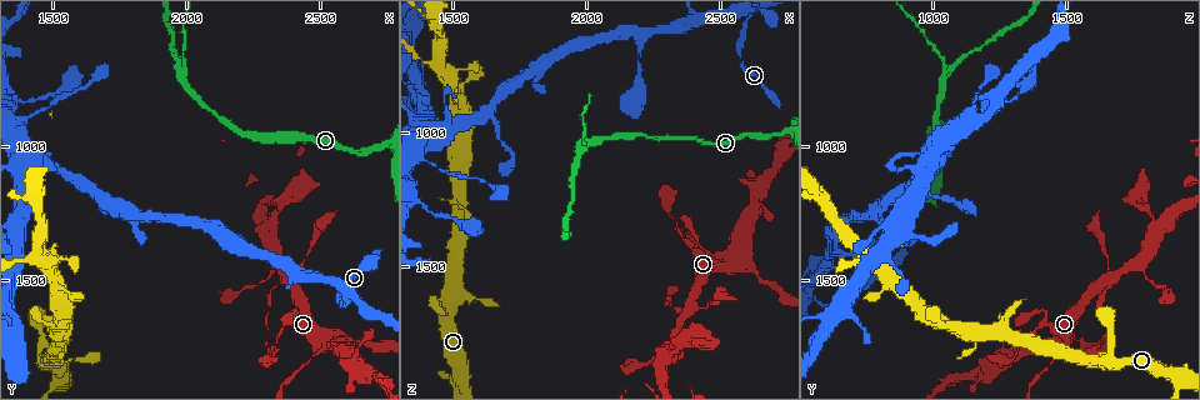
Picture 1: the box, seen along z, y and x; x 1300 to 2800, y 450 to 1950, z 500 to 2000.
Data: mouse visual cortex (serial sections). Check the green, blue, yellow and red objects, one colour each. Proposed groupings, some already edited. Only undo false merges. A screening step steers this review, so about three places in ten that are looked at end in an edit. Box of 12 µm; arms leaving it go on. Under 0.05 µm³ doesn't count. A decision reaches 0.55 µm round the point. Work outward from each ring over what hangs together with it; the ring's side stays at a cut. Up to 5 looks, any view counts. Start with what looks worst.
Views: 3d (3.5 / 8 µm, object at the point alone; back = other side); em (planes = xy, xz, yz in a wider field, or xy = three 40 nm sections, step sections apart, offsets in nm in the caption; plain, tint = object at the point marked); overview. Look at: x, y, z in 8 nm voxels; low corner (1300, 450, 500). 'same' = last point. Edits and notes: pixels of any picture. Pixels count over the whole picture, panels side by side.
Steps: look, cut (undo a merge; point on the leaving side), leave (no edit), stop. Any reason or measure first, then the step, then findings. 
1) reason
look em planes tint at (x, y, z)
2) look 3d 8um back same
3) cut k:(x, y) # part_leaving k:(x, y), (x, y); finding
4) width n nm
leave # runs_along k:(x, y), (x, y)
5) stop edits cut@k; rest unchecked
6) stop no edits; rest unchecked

a fork
look 3d 3.5um at (1990, 720, 1050)

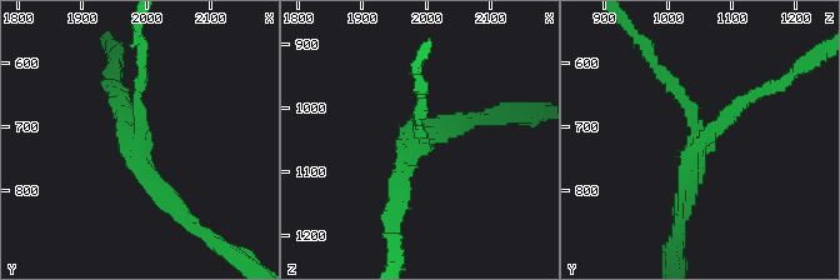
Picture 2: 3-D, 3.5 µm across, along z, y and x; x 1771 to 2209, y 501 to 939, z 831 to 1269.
look em xy step 1 tint at (1985, 725, 1050)

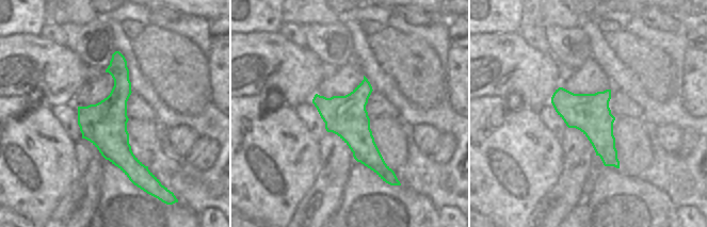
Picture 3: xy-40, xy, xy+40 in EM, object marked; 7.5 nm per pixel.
arms 3; arm_widths 150, 200, 200 nm
leave # runs_along 2:(681, 206), (691, 153), (761, 91); all the same cell

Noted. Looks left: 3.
look 3d 3.5um at (2560, 1740, 1480)

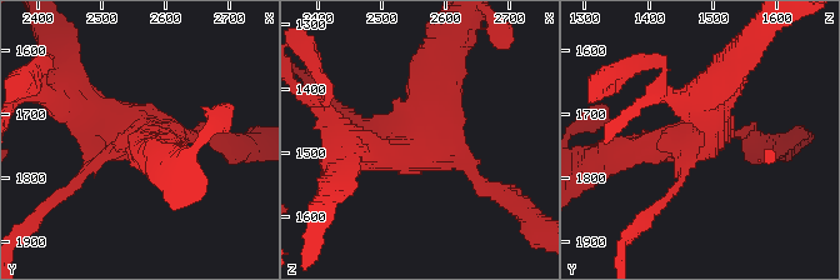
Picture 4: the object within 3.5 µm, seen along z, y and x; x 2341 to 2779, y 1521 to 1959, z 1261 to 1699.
arms 4; arm_widths 100, 150, 400, 450 nm; shape alone is not enough
look em xy step 5 tint at (2550, 1740, 1485)

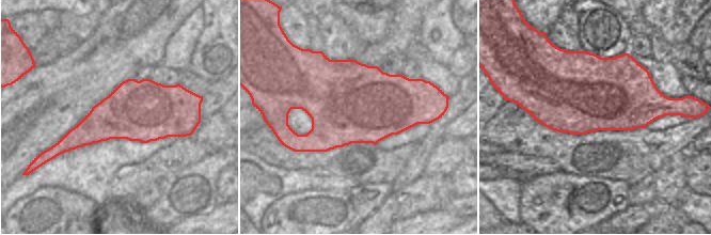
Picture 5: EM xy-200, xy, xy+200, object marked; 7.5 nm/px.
leave # runs_along 4:(341, 154), (390, 158), (429, 129), (433, 68); all the same cell

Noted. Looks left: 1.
stop no edits; rest unchecked

